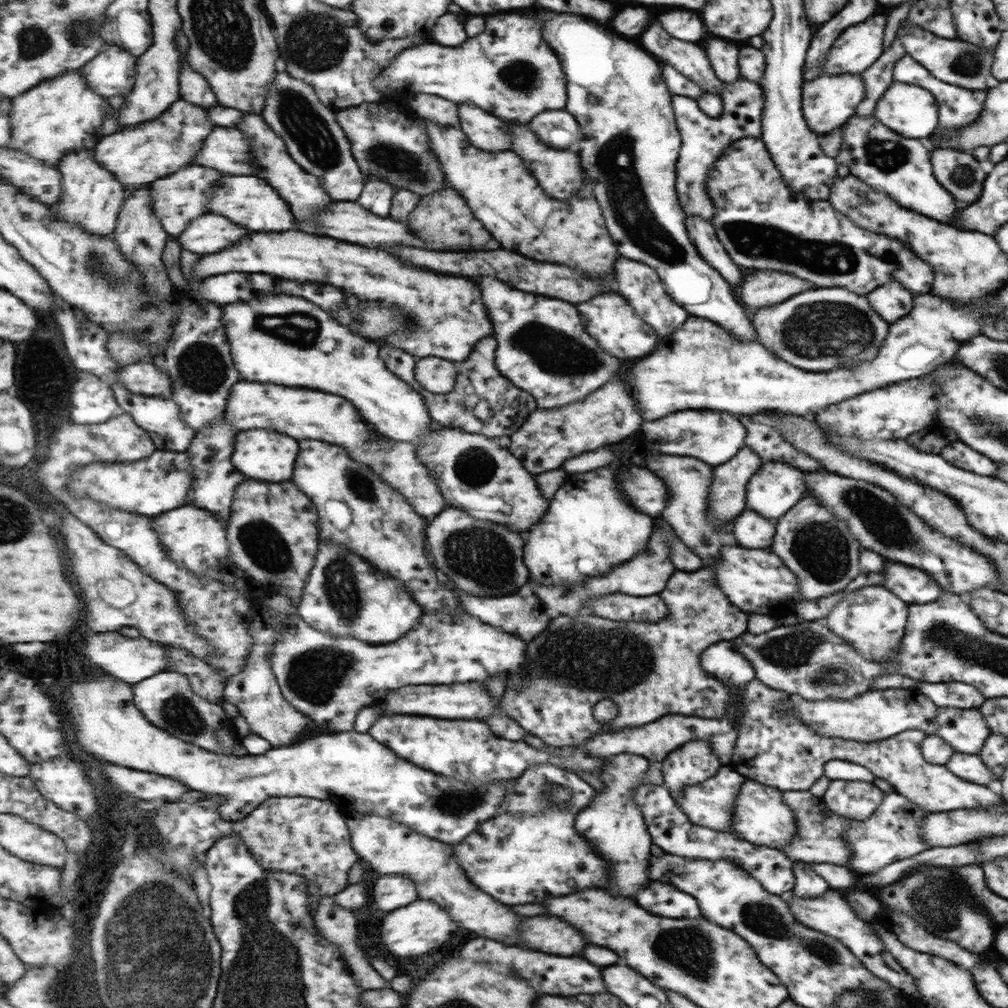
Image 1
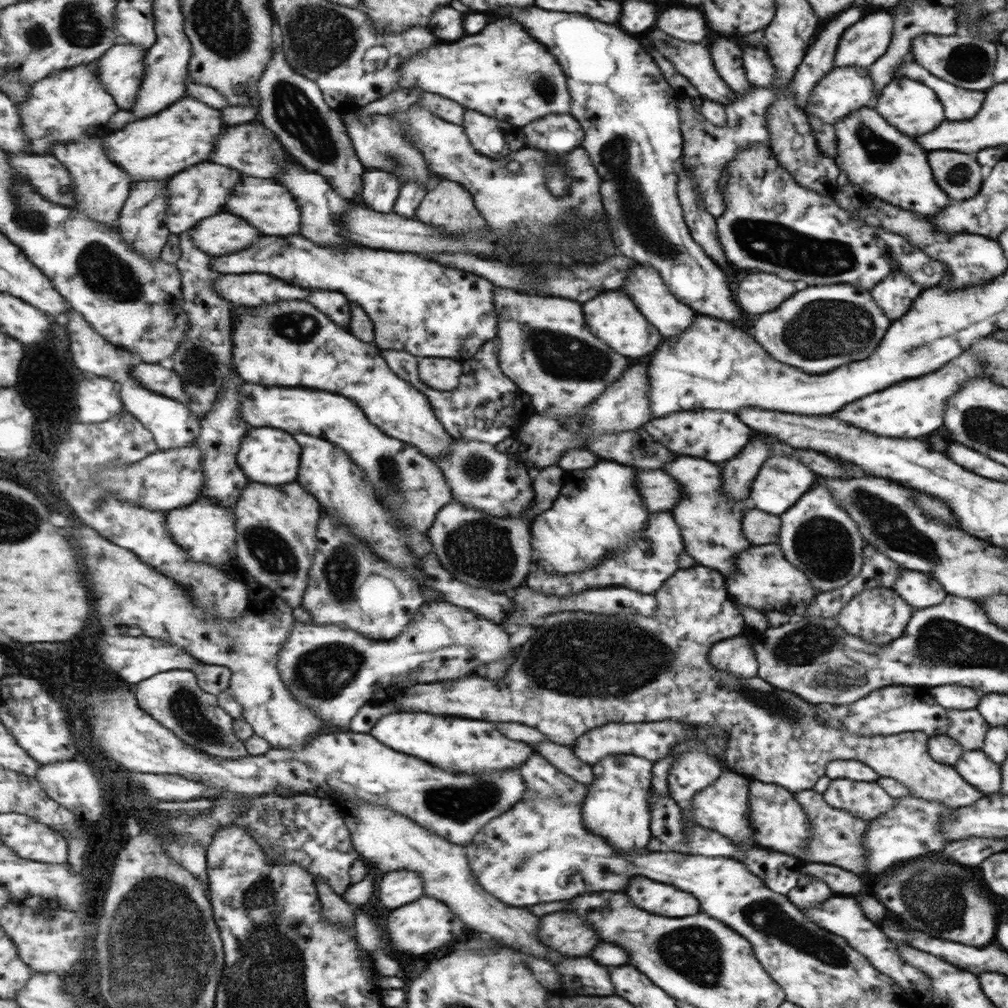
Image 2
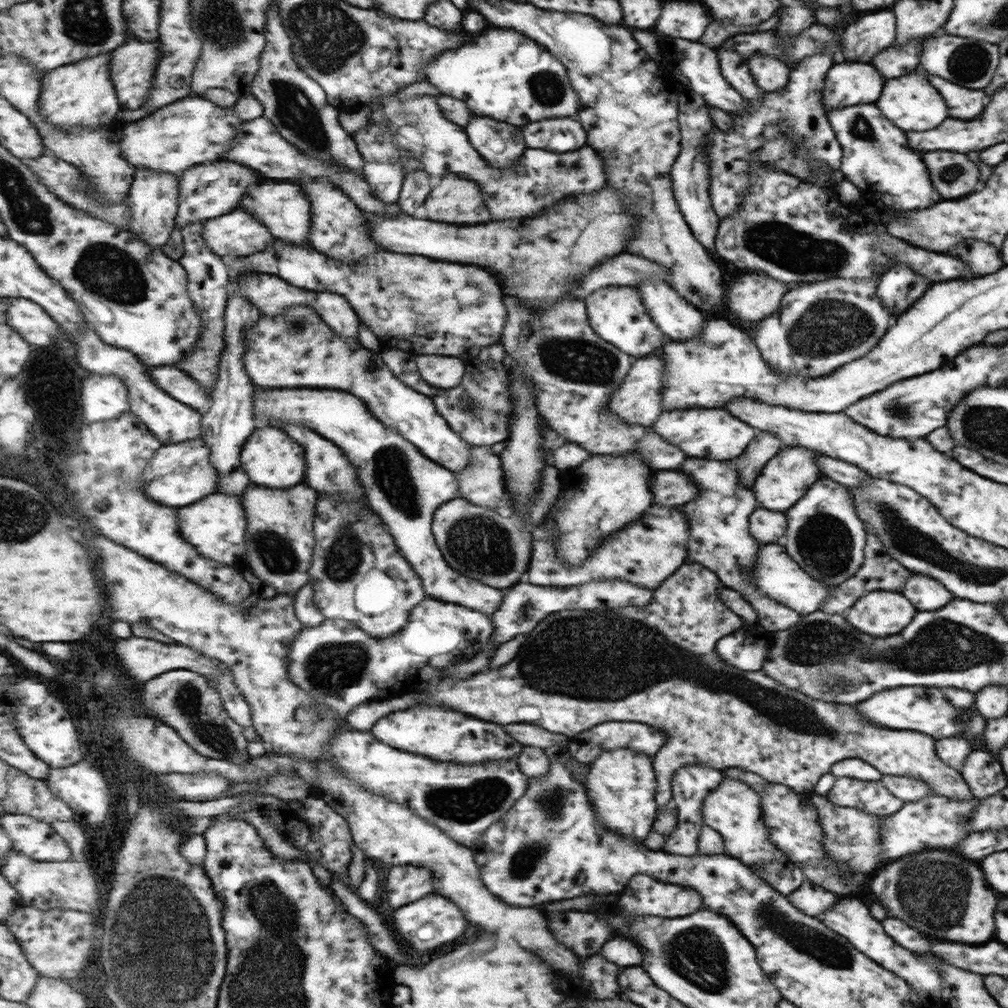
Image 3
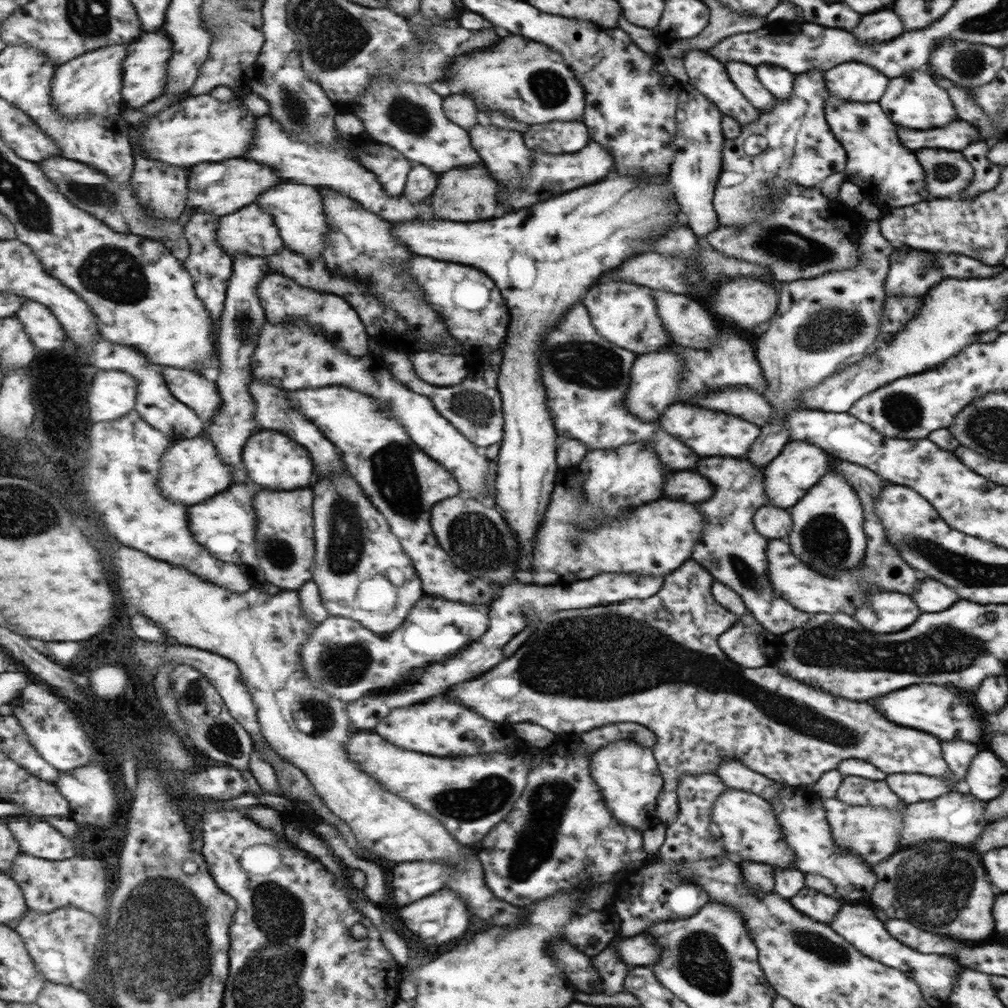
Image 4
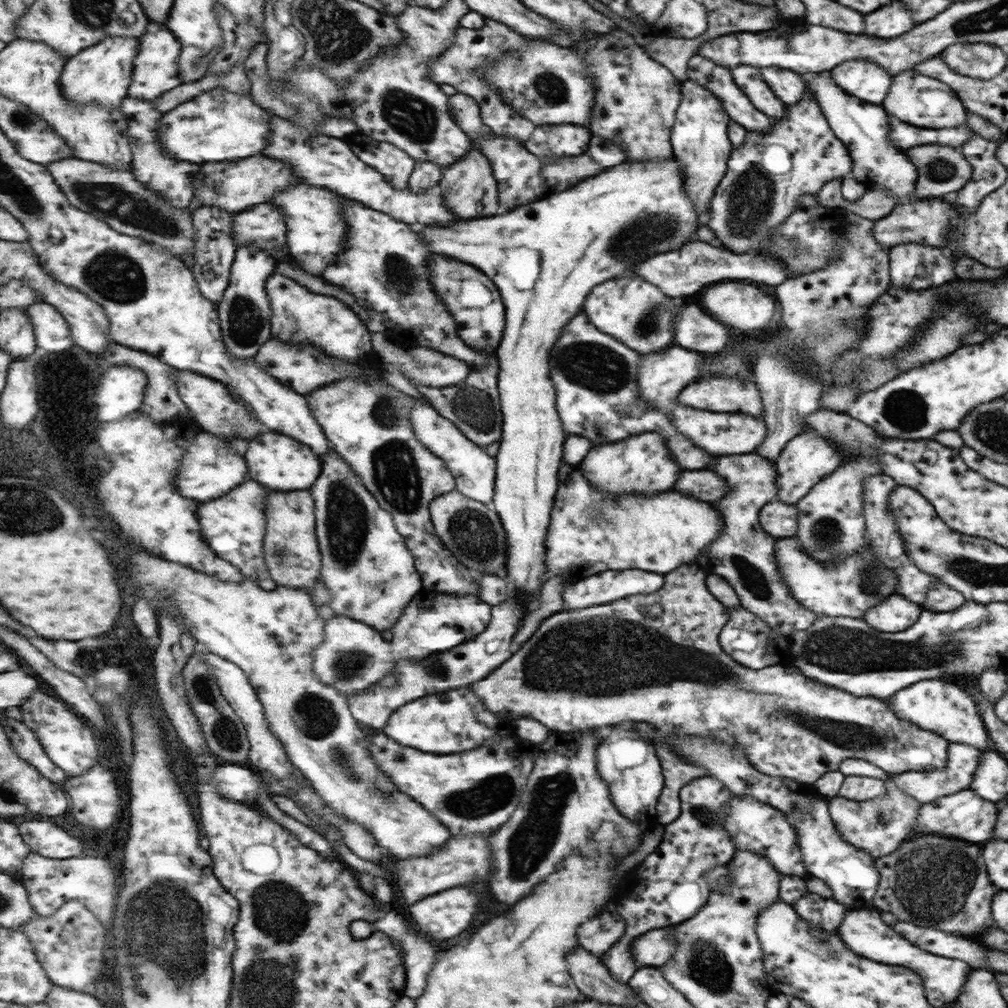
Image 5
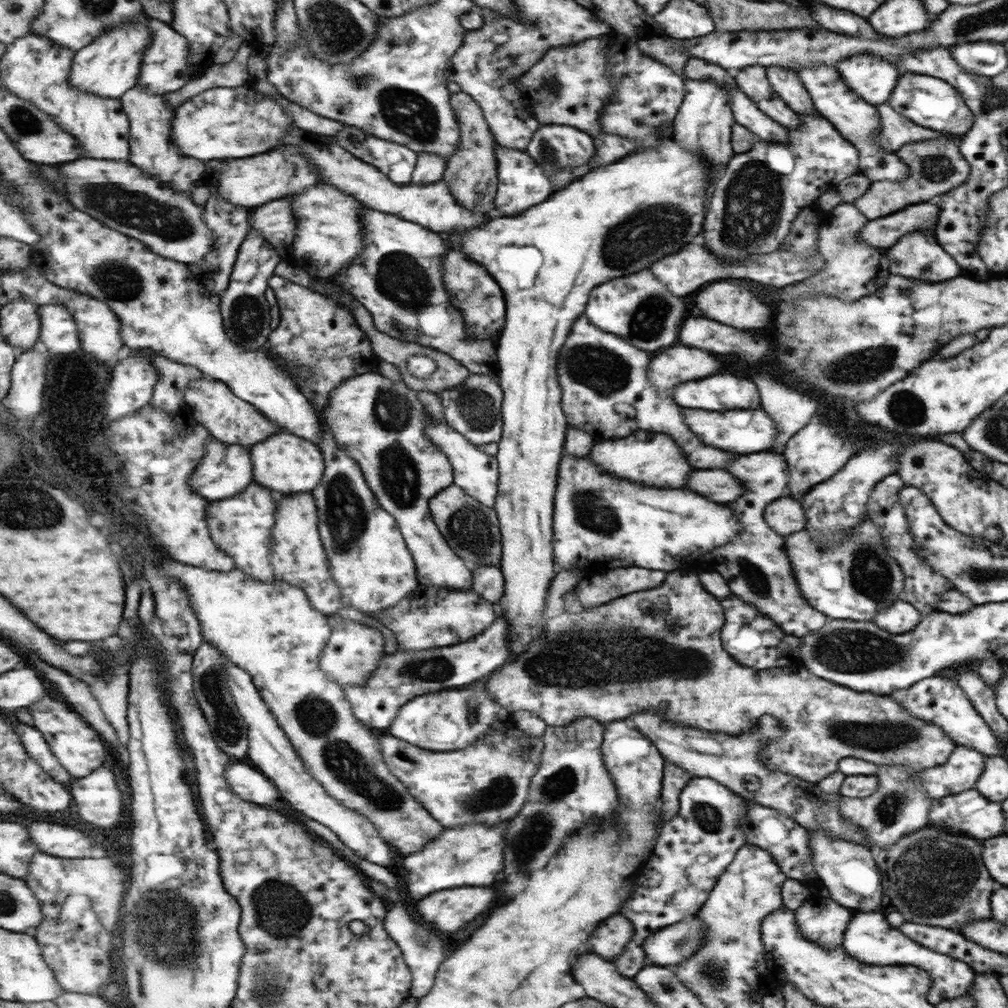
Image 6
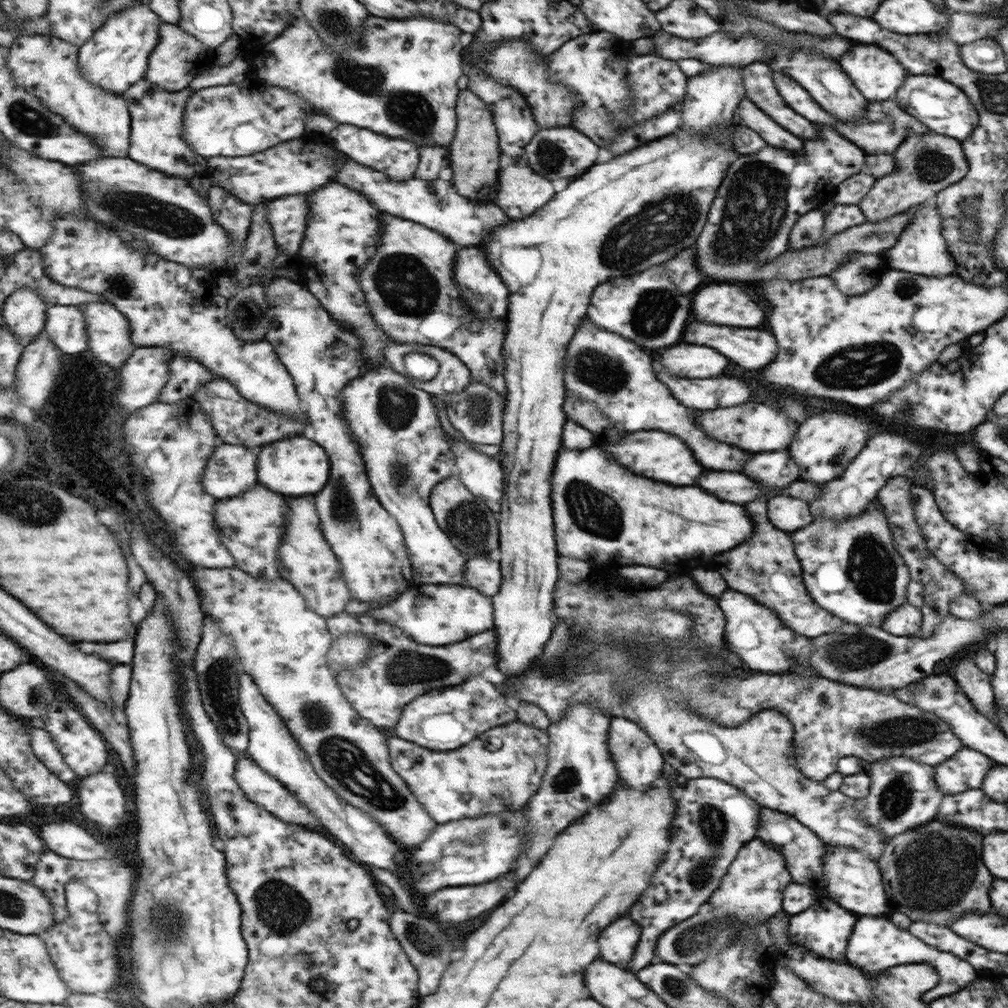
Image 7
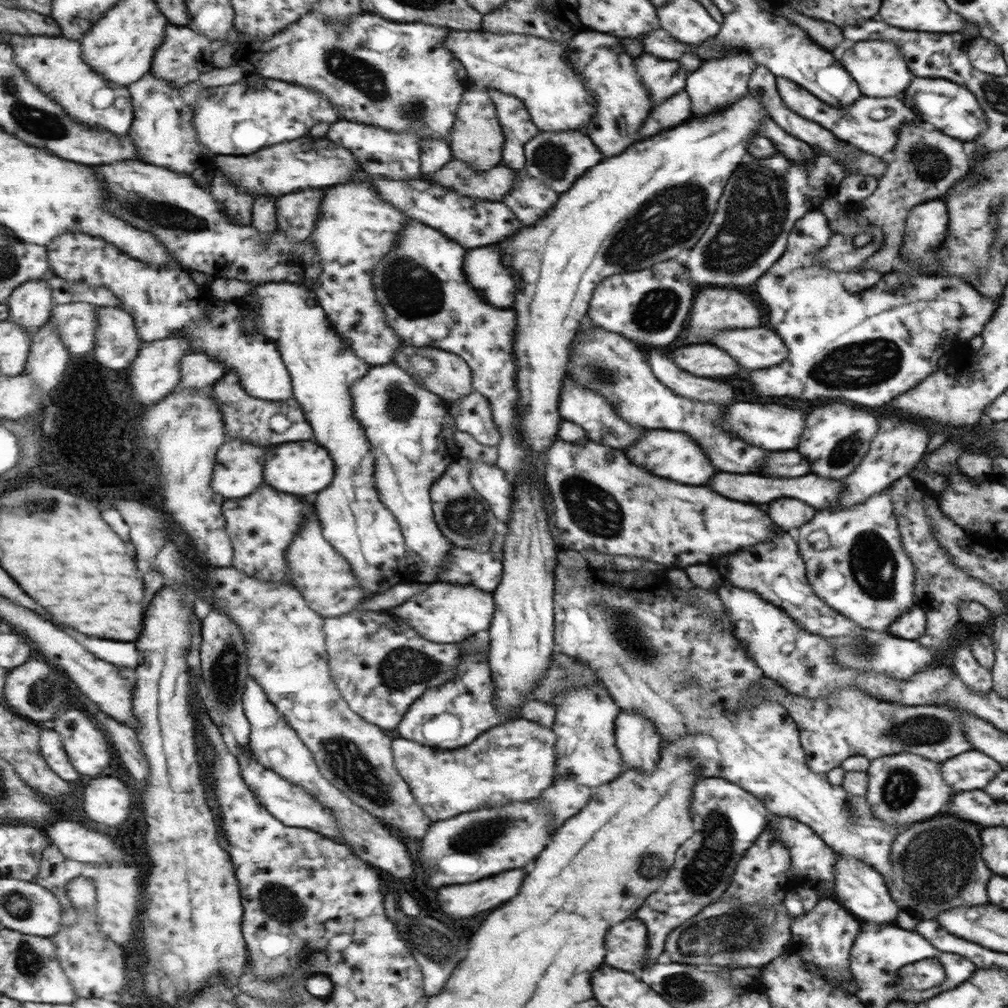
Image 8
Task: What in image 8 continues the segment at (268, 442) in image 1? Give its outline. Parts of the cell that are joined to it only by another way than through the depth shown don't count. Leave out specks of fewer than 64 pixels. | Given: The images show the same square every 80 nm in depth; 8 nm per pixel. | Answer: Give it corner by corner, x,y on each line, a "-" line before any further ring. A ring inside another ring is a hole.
311,440
279,444
271,448
271,460
267,460
267,484
279,488
281,492
289,492
297,496
321,492
334,482
336,466
333,460
334,457
331,458
328,450

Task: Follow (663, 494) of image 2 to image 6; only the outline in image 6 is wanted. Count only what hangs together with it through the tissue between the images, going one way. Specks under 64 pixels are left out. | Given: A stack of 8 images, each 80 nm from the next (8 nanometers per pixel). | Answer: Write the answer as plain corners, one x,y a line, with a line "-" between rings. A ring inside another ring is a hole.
695,470
691,472
691,484
685,484
685,488
695,488
695,492
719,502
731,502
743,494
741,484
723,470

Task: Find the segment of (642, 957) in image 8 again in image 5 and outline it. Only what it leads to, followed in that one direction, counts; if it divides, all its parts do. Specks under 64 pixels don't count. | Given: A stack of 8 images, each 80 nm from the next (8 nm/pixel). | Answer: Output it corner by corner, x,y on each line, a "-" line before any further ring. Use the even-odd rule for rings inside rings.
601,914
579,926
579,946
591,954
603,954
623,934
623,920
619,916

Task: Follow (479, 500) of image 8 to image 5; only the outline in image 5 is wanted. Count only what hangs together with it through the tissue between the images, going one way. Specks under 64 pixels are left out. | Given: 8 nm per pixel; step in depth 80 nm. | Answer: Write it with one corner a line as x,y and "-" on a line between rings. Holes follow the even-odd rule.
456,488
453,492
435,499
431,503
430,513
441,540
451,552
454,552
455,556
459,556
459,560
463,560
465,566
477,572
506,576
508,548
506,532
502,527
499,513
495,509
489,510
485,503
465,496

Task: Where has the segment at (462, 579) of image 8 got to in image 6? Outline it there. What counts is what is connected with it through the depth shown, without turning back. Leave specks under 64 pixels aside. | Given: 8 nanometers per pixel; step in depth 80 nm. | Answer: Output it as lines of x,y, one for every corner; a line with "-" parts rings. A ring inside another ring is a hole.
479,565
474,573
473,590
482,597
494,603
497,619
479,636
453,646
431,648
429,650
407,650
397,642
397,649
391,655
384,655
382,665
370,676
365,687
345,686
347,698
359,720
373,728
389,728
398,716
399,708
409,700
421,694
429,694
429,690
445,690
455,686
465,686
482,680
483,676
491,674
510,657
508,648
508,631
506,620
501,614
499,599
503,596
504,578
497,566

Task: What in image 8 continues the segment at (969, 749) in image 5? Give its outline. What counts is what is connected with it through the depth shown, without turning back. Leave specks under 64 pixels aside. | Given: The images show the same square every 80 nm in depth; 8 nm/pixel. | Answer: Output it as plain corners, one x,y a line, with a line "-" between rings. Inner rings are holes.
974,748
943,761
940,768
947,785
951,786
955,793
983,790
994,779
993,776
1003,770
998,761

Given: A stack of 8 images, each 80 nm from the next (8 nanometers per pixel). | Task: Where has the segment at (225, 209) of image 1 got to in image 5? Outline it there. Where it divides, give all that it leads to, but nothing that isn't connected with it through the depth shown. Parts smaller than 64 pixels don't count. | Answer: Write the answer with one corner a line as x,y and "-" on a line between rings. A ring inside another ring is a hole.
309,184
287,188
287,192
279,192
271,200
281,208
285,220
287,220
287,242
291,254
305,266
305,270
313,272
315,276
323,277
323,270
329,266
331,260
337,258
339,252
348,247
348,226
341,218
341,204
343,196
335,194
333,190
315,188

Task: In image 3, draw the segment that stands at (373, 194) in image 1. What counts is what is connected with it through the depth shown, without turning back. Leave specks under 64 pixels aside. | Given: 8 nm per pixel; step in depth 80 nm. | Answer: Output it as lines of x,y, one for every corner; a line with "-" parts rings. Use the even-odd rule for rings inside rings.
366,162
364,175
372,192
385,204
395,204
400,199
407,172
402,164
390,162

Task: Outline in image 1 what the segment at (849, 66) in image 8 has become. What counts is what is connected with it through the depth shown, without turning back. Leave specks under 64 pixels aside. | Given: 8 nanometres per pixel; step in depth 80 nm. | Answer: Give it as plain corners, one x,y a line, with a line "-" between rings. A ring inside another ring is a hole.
821,74
811,82
802,84
802,115
806,119
807,128
818,136
841,127
857,110
857,106
865,98
865,85
860,74

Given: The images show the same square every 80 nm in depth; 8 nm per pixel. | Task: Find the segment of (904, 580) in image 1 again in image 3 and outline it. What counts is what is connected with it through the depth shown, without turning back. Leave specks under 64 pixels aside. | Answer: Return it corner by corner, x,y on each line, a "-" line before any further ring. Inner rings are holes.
911,573
900,590
918,611
937,610
945,606
954,597
949,589
927,575

